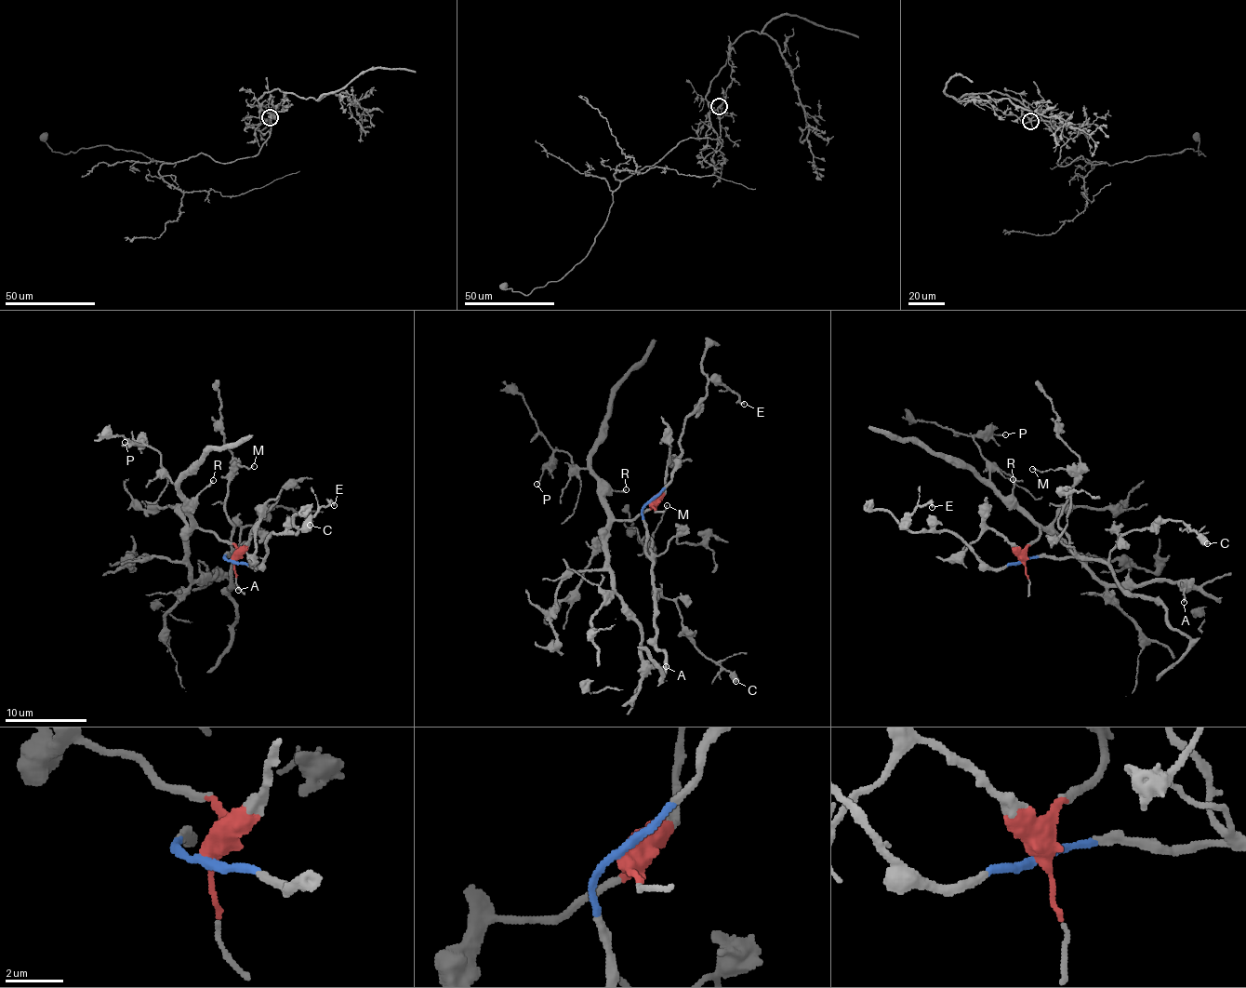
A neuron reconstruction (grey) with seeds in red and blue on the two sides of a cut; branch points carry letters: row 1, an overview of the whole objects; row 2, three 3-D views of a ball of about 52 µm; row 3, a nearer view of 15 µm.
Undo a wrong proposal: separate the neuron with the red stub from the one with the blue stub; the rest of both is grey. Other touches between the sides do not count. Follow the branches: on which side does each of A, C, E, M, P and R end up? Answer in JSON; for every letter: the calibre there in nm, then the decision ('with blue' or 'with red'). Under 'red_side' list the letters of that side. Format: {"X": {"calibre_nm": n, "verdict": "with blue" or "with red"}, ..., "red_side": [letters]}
{"A": {"calibre_nm": 200, "verdict": "with red"}, "C": {"calibre_nm": 600, "verdict": "with blue"}, "E": {"calibre_nm": 150, "verdict": "with blue"}, "M": {"calibre_nm": 110, "verdict": "with blue"}, "P": {"calibre_nm": 120, "verdict": "with red"}, "R": {"calibre_nm": 190, "verdict": "with red"}, "red_side": ["A", "P", "R"]}

